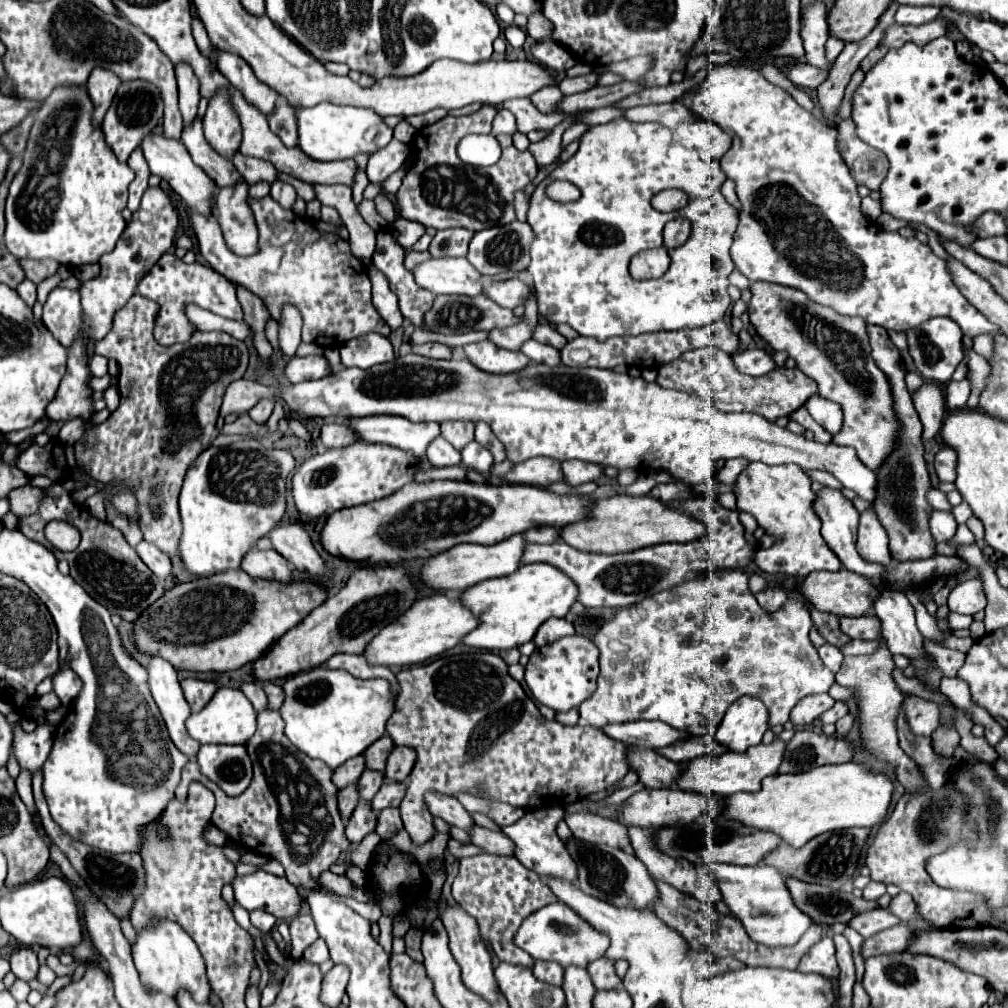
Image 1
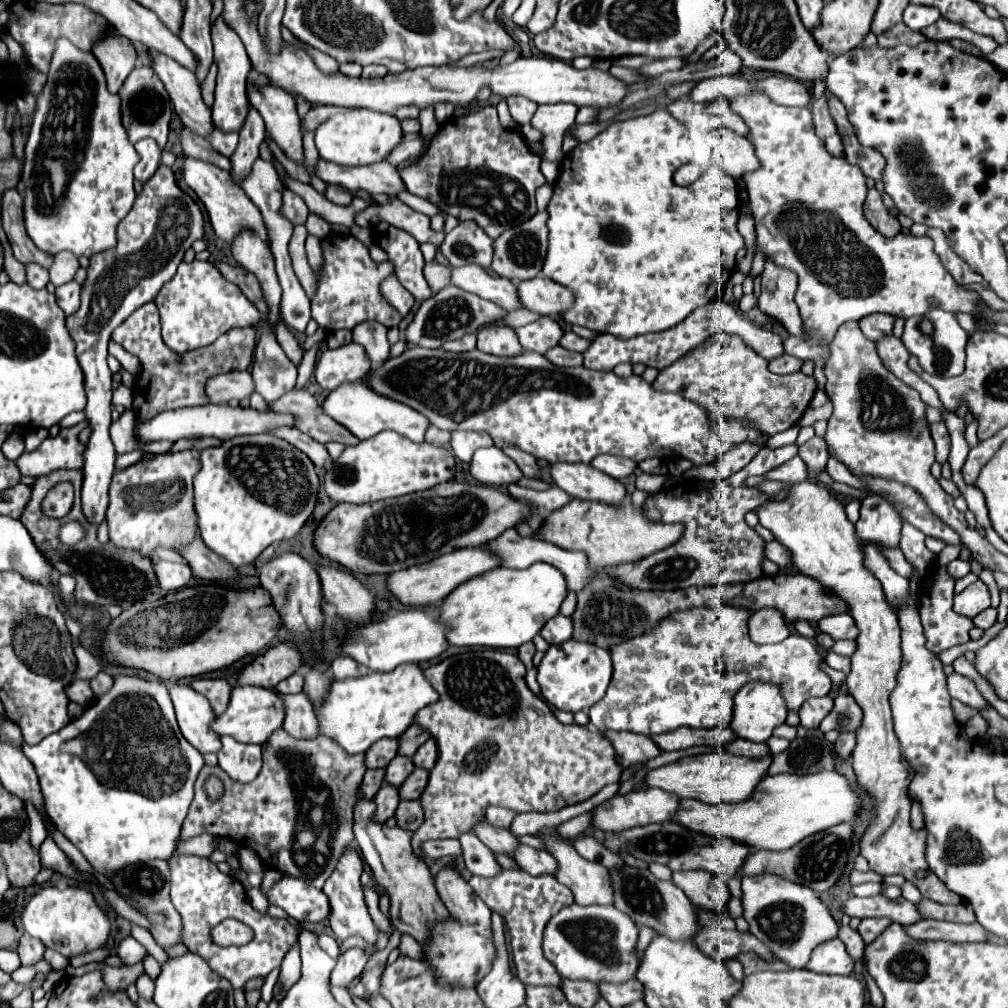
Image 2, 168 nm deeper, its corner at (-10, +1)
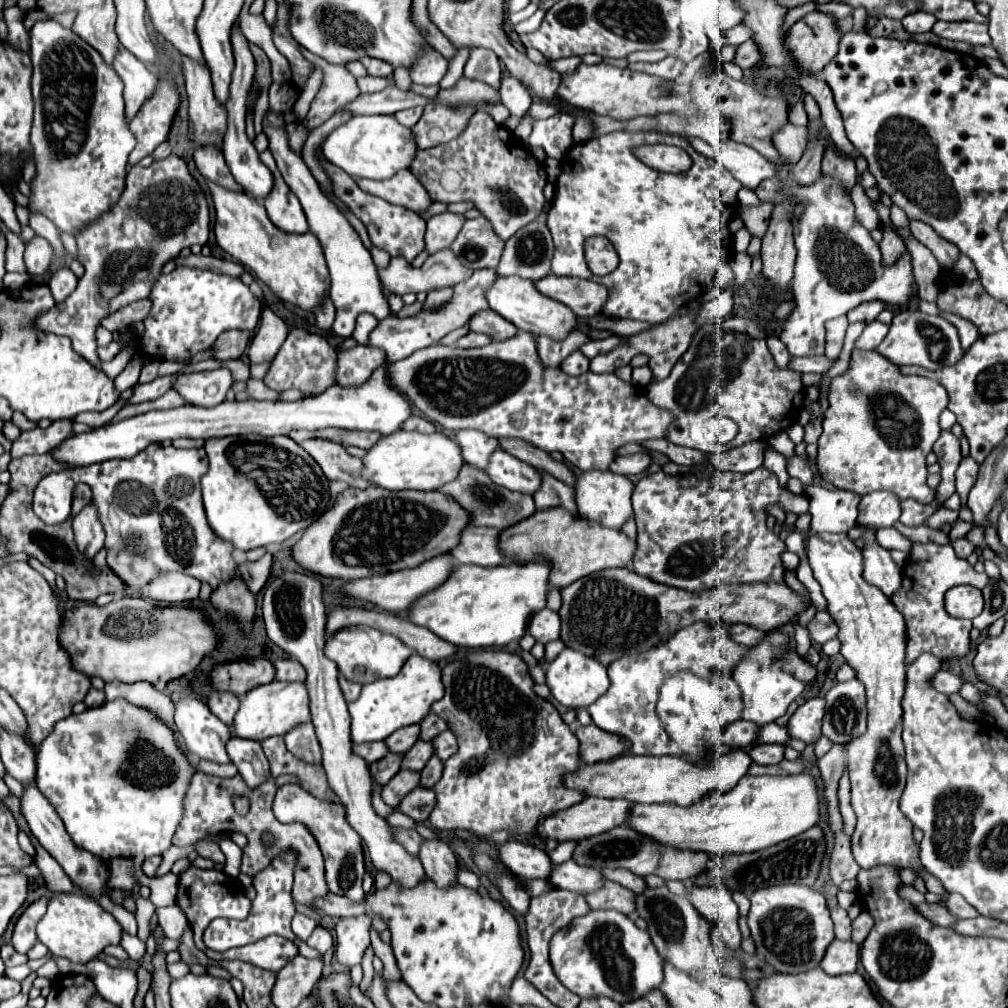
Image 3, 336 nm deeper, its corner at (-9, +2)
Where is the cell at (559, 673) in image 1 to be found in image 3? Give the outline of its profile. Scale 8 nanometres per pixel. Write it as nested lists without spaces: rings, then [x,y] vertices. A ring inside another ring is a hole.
[[[565,648],[551,664],[547,664],[545,674],[547,674],[547,686],[551,688],[553,698],[573,710],[587,708],[599,696],[603,696],[609,688],[607,668],[597,658],[587,658],[585,654],[579,654],[577,650],[571,650],[571,648]]]

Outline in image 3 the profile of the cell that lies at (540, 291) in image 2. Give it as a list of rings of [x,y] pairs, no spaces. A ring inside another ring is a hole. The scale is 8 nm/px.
[[[549,274],[547,278],[535,282],[535,286],[541,294],[563,302],[581,318],[597,316],[603,310],[603,302],[607,302],[607,288],[583,278],[563,278]]]

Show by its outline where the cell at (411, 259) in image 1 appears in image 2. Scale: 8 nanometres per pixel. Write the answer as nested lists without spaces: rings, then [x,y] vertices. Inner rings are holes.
[[[428,261],[424,265],[424,277],[430,283],[430,287],[432,287],[434,293],[440,291],[440,287],[448,285],[448,271],[450,271],[450,267],[442,265],[438,261]]]

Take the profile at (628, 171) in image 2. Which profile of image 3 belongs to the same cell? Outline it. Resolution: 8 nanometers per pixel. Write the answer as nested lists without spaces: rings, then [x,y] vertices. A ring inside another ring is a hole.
[[[611,132],[611,134],[605,134],[605,136],[599,136],[595,140],[589,140],[589,142],[581,142],[581,144],[575,144],[567,154],[565,158],[561,160],[561,176],[557,180],[557,196],[547,212],[547,228],[551,230],[551,236],[553,236],[553,242],[555,242],[555,256],[553,256],[553,274],[557,276],[577,276],[577,278],[587,278],[587,280],[593,280],[593,282],[599,282],[603,286],[607,286],[609,290],[609,298],[607,298],[607,304],[603,306],[603,314],[605,316],[613,316],[613,318],[631,318],[631,320],[645,320],[645,322],[651,322],[651,324],[659,324],[659,322],[665,322],[673,316],[673,312],[681,306],[687,306],[691,300],[695,300],[697,296],[701,296],[711,284],[713,284],[713,276],[719,268],[721,262],[725,260],[731,260],[733,258],[733,248],[731,248],[731,234],[729,234],[729,220],[733,218],[735,214],[735,208],[739,206],[739,200],[737,200],[737,192],[739,192],[739,182],[735,182],[735,178],[731,178],[731,174],[719,166],[715,160],[711,158],[705,158],[701,156],[699,152],[693,150],[693,146],[685,140],[685,138],[679,138],[679,136],[671,136],[671,134],[657,134],[657,132]],[[641,144],[671,144],[671,146],[679,146],[683,148],[685,152],[689,152],[691,160],[693,160],[693,166],[691,170],[683,172],[683,174],[665,174],[665,172],[659,172],[659,170],[653,170],[649,166],[645,166],[641,160],[637,160],[631,152],[633,146],[641,146]],[[589,236],[605,236],[615,252],[619,254],[619,266],[607,274],[607,276],[595,276],[591,274],[587,262],[585,262],[585,256],[583,256],[583,242],[585,238]]]

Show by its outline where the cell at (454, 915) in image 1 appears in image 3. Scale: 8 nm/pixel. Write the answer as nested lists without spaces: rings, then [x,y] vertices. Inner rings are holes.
[[[423,838],[421,848],[419,848],[419,860],[423,864],[425,874],[437,886],[449,886],[449,882],[457,880],[455,878],[457,858],[445,842]]]

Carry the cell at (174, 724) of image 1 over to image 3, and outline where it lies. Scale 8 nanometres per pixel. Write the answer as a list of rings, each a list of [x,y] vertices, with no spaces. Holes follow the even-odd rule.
[[[195,698],[179,700],[175,710],[175,722],[191,754],[217,764],[231,762],[225,752],[225,744],[231,738],[231,730],[215,714],[211,714],[207,704]]]

